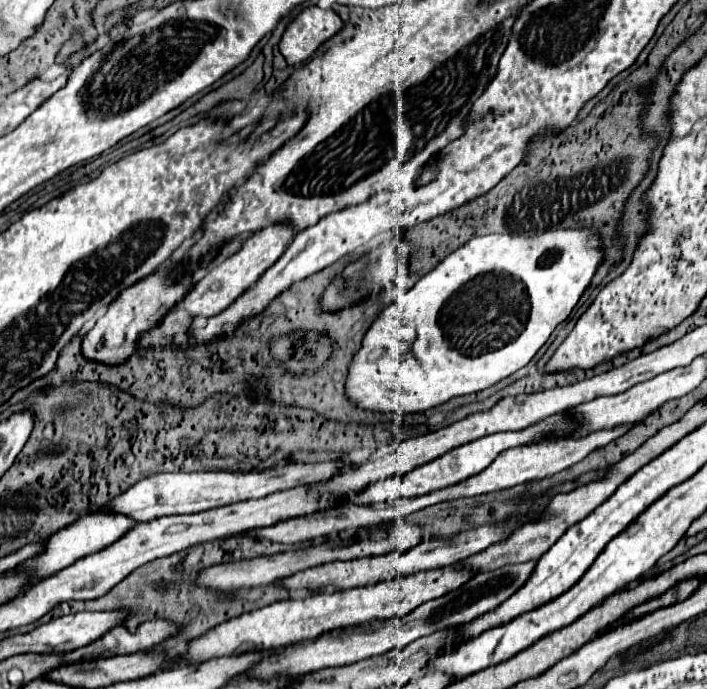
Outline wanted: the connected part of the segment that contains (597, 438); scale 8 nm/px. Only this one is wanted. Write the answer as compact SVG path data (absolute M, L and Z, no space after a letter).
M628 425L628 427L616 427L616 429L602 429L602 431L598 431L598 433L590 433L590 435L580 437L580 439L562 439L562 441L556 441L556 443L540 443L540 445L526 445L526 447L514 447L514 449L508 449L508 451L500 453L500 455L498 455L498 457L496 457L496 459L494 459L484 471L480 471L478 475L474 475L474 477L462 481L460 485L450 487L450 499L452 499L452 497L464 497L464 495L480 495L480 493L498 491L498 489L508 489L508 487L520 485L520 483L530 483L530 481L536 481L536 479L552 477L554 473L558 473L558 471L562 471L562 469L566 469L566 467L570 467L570 465L574 465L574 463L578 463L578 461L580 461L582 457L586 457L592 449L604 447L604 445L608 445L610 441L614 441L616 437L624 435L630 427L632 427L632 425Z

